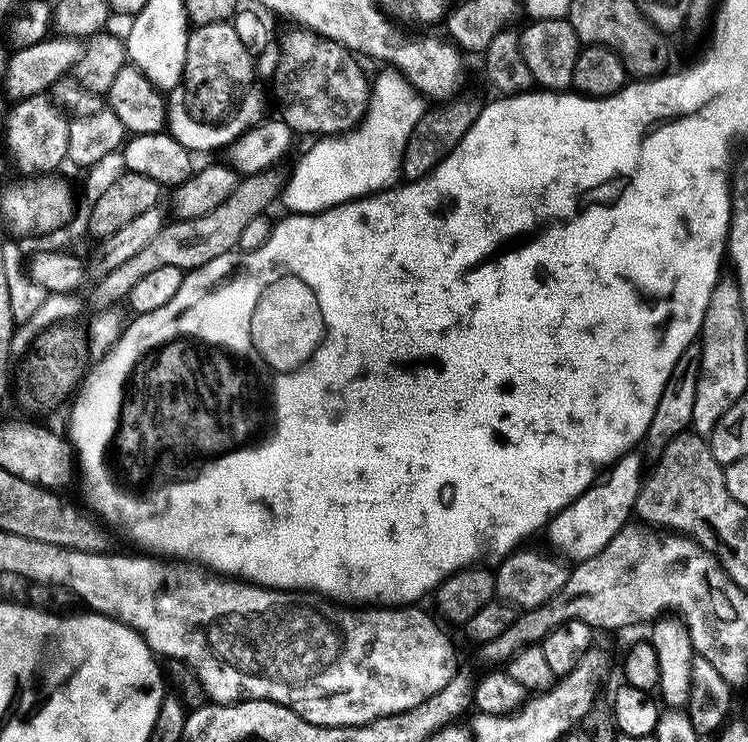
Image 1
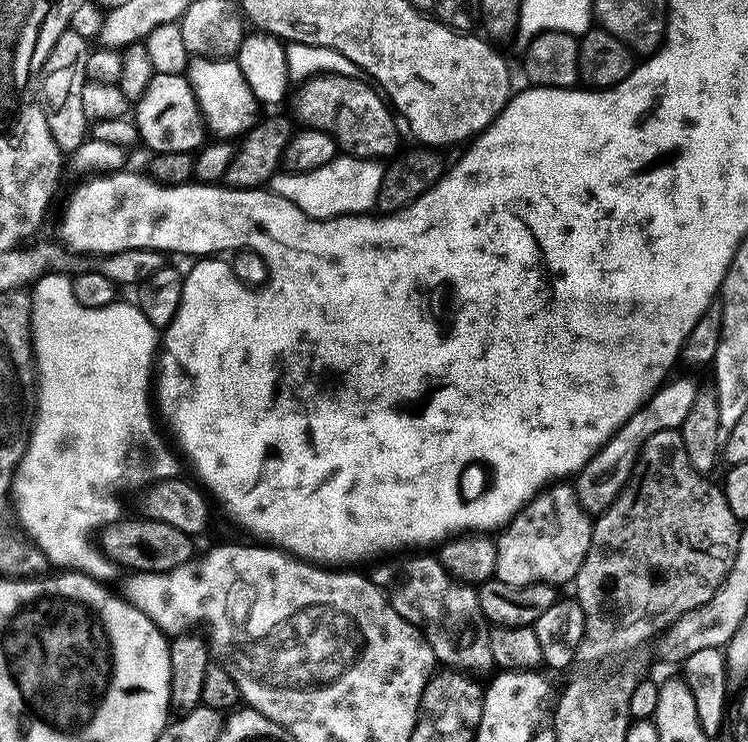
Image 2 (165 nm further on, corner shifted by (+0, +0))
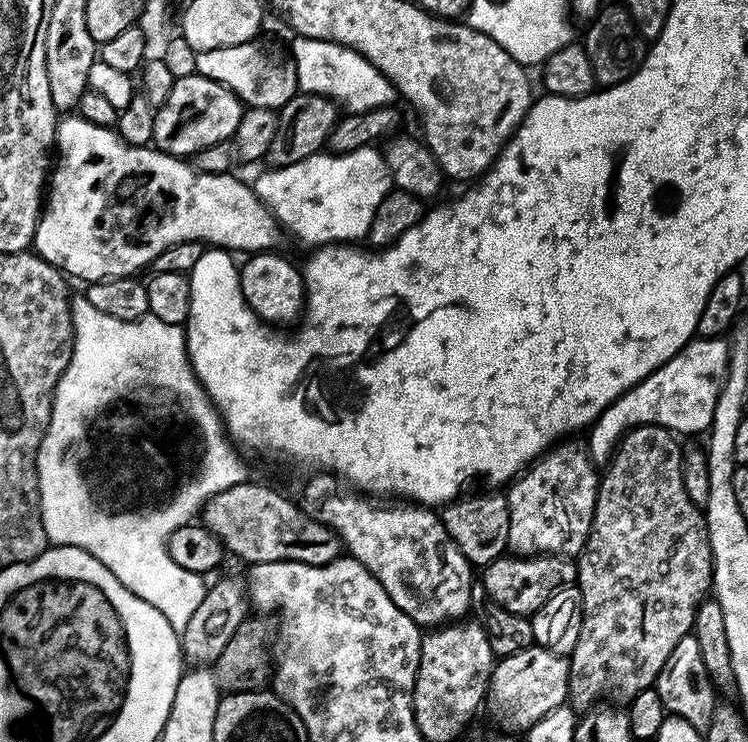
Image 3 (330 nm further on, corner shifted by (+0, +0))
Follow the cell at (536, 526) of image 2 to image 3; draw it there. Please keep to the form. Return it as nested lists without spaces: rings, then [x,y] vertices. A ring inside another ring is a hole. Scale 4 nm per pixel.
[[[568,438],[553,444],[523,469],[507,489],[509,549],[522,556],[547,554],[579,557],[592,529],[597,487],[597,465],[592,463],[588,449],[581,441],[579,444],[576,438]]]

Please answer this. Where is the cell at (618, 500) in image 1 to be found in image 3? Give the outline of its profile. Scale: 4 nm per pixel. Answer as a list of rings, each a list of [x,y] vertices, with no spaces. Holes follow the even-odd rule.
[[[718,336],[693,338],[678,355],[654,369],[645,380],[637,380],[634,387],[626,390],[613,404],[608,404],[586,432],[586,447],[592,463],[607,465],[621,436],[640,424],[656,424],[673,434],[707,433],[712,426],[714,408],[718,406],[718,394],[728,376],[729,347],[729,341]]]

